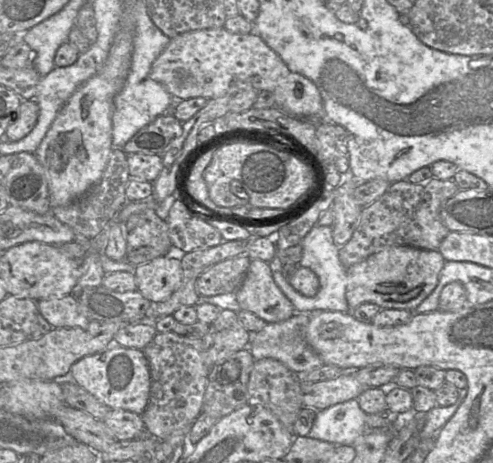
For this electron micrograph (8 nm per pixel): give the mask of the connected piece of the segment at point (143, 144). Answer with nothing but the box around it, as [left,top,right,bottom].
[123,114,182,155]

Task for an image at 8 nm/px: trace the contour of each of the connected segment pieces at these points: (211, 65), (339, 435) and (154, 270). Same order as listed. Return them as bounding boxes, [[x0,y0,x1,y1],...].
[[149,27,326,121],[308,399,367,445],[134,252,185,303]]

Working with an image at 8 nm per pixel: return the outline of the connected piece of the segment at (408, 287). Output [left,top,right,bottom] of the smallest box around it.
[346,245,445,310]

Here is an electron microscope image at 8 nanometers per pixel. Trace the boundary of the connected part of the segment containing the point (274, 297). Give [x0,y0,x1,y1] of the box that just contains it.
[235,259,296,323]

